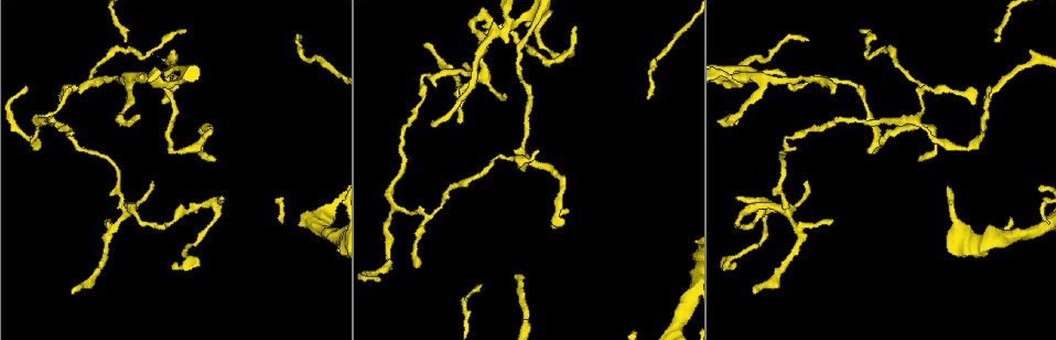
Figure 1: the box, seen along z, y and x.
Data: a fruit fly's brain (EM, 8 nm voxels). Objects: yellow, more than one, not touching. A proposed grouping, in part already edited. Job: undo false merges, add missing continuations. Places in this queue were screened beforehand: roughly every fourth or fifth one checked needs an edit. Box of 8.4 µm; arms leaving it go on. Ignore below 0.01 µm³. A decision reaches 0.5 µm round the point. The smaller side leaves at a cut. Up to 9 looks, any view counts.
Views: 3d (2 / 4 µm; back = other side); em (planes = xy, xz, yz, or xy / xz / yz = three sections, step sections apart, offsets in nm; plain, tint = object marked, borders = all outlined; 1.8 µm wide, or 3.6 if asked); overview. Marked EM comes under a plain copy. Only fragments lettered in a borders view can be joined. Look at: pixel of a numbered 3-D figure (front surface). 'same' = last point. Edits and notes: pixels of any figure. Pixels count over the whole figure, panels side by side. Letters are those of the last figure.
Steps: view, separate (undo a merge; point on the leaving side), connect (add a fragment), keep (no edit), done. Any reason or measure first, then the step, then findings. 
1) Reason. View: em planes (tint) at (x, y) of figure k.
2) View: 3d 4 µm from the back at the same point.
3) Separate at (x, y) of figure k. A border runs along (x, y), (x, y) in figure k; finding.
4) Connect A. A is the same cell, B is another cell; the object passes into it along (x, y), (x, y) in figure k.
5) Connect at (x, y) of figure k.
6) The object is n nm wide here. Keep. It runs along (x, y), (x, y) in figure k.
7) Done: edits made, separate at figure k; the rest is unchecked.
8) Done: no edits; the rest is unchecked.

Thin end. View: 3d 2 µm from the back at (515, 275) of figure 1.

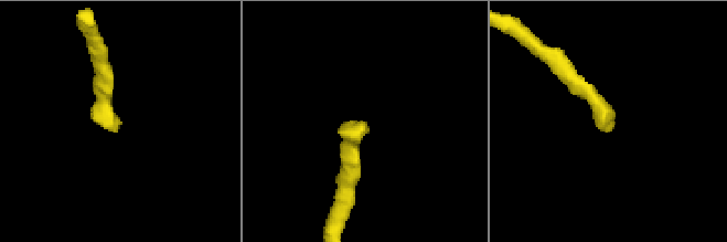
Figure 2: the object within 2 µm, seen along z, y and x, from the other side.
Shape alone is not enough. View: em planes (borders) at (606, 129) of figure 2.

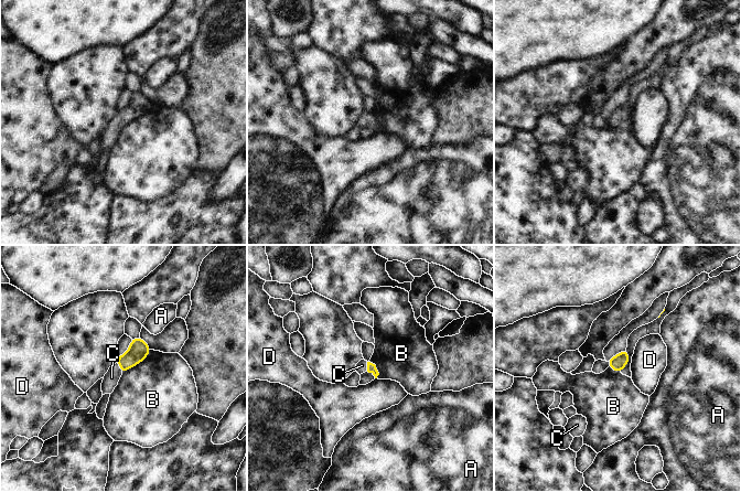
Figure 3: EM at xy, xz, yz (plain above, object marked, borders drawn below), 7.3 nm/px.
Connect C. C is the same cell, A, B and D are other cells; the object passes into it along (138, 350), (120, 367), (111, 377) in figure 3; it goes on there.

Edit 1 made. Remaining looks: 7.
Free end. View: 3d 2 µm at (831, 92) of figure 1.

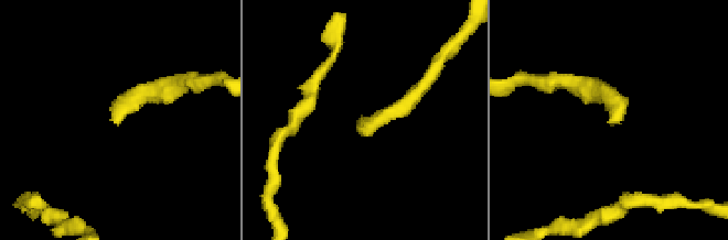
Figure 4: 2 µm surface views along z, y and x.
View: em xz step 4 (borders) at (359, 120) of figure 4.

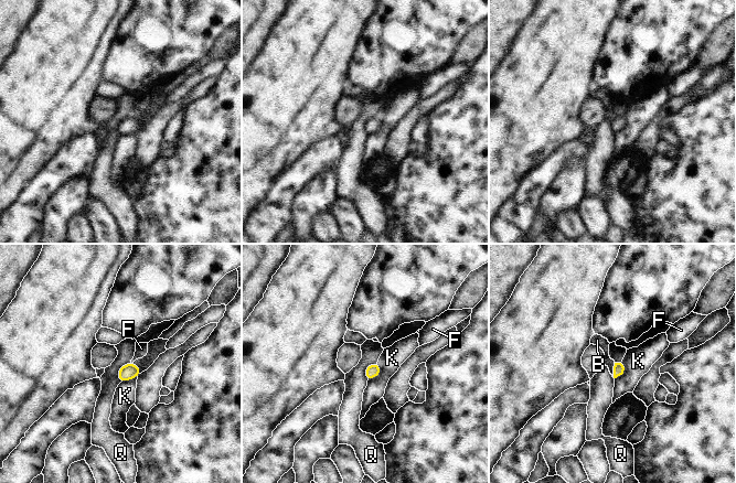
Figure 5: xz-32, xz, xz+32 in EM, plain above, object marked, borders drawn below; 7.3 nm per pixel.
Connect B. B is the same cell, F, K and Q are other cells; the object passes into it along (618, 368), (614, 369), (597, 340) in figure 5; the neuron continues.

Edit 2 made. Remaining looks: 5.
A fork. View: 3d 2 µm at (480, 50) of figure 1.

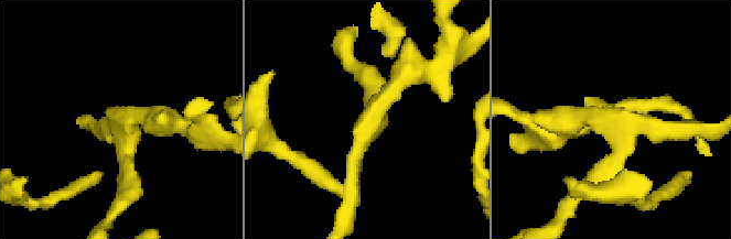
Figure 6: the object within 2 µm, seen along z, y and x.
3 arms meet here; now the EM. View: em planes (tint) at (128, 119) of figure 6.

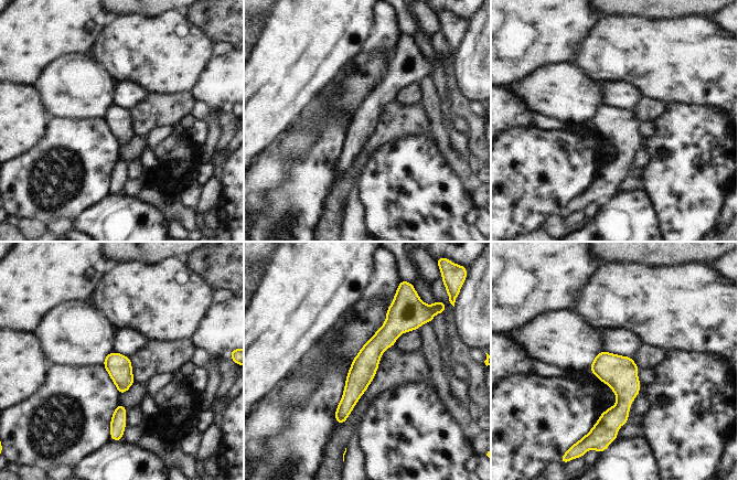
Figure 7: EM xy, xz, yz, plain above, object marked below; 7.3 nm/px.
View: em planes (borders) at the same point.

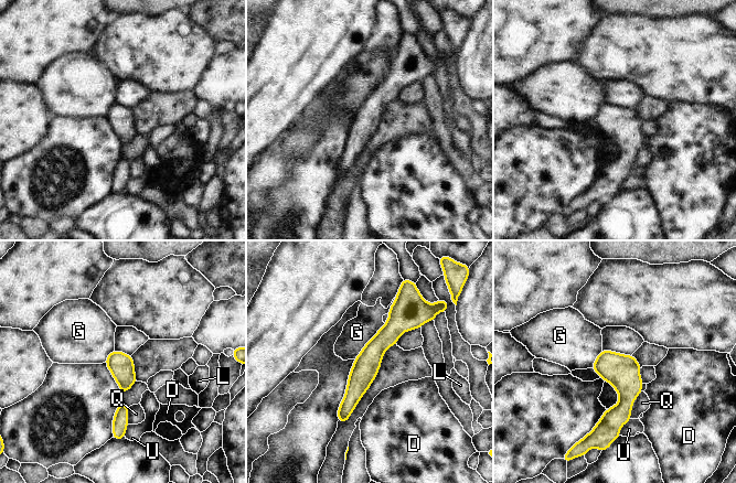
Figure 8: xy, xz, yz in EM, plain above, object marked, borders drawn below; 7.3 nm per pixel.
The object is 190 nm wide here. Keep. D, G, L, Q and U are other cells; it runs along (404, 308), (374, 349), (341, 419) in figure 8; continuous, no second neuron.

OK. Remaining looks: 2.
A fork. View: em planes (tint) at (479, 76) of figure 1.

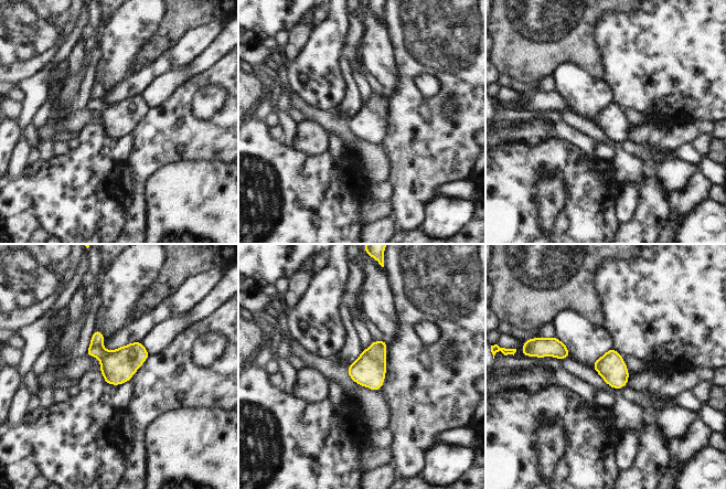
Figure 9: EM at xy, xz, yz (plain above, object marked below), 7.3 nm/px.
What lies round it. View: em planes (borders) at the same point.

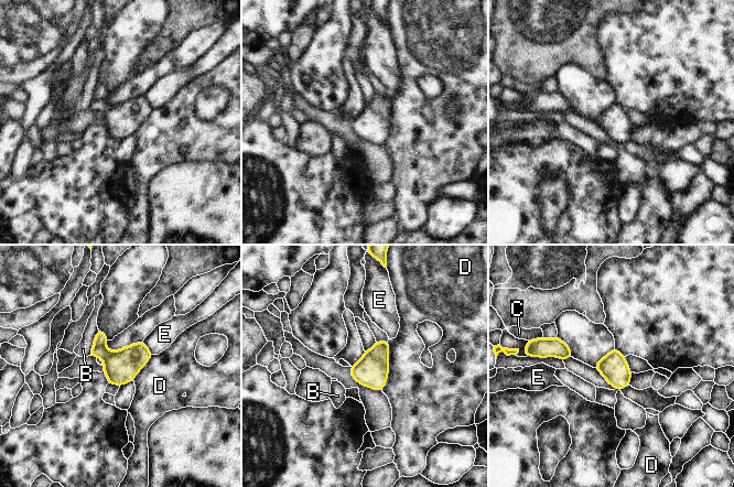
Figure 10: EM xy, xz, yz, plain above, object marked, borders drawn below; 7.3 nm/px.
The object is 200 nm wide here. Keep. B, C, D and E are other cells; a border runs along (389, 339), (389, 375), (381, 390) in figure 10; continuous, no second neuron.

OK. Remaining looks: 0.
Done: edits made, connect at figure 3, connect at figure 5; the rest is unchecked.

